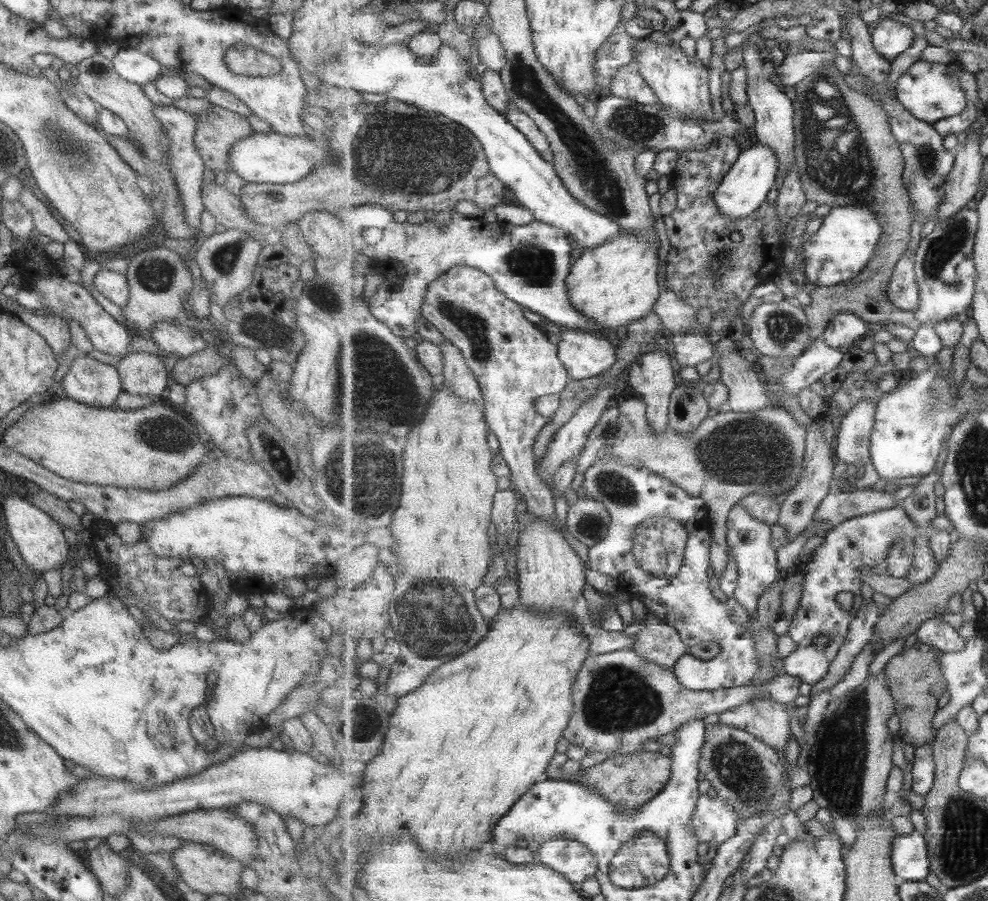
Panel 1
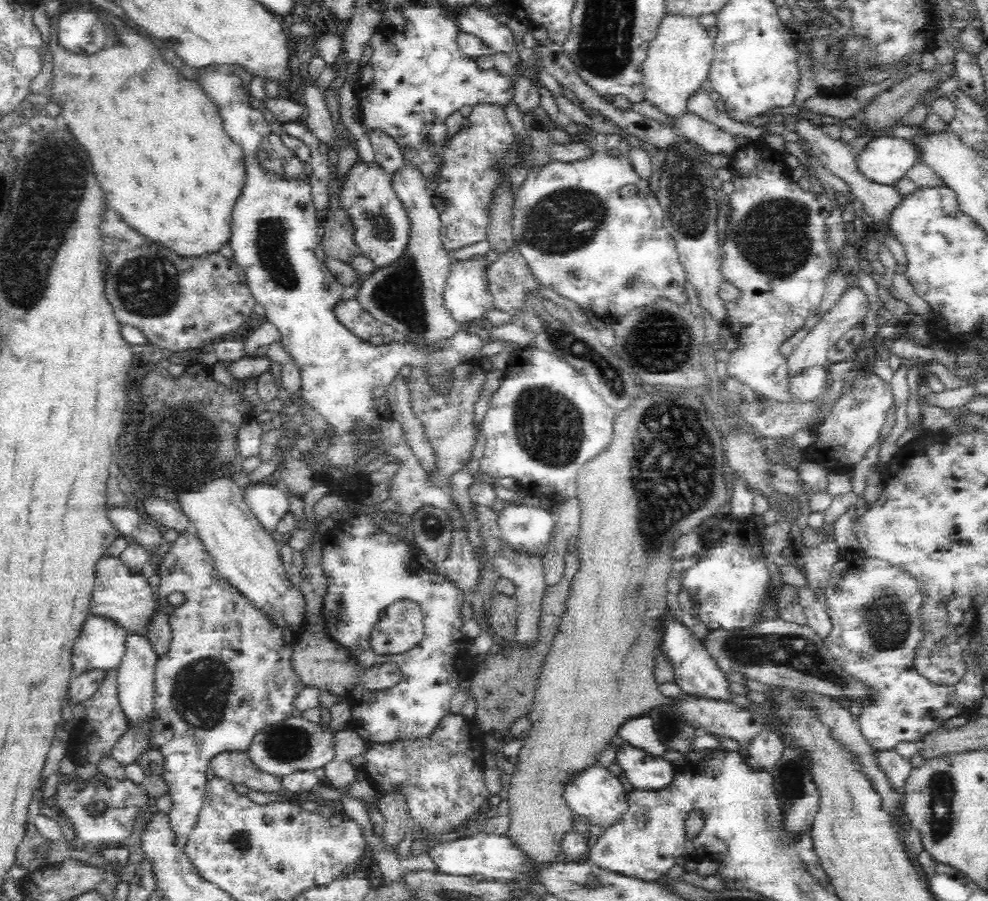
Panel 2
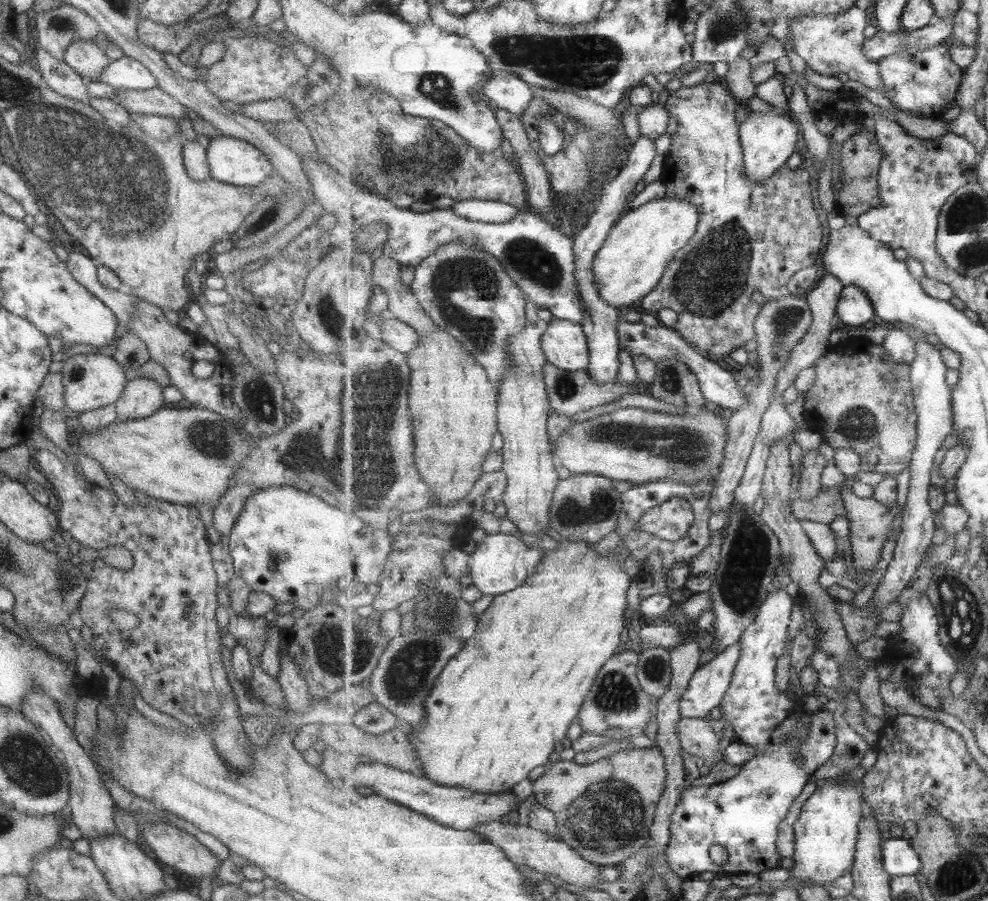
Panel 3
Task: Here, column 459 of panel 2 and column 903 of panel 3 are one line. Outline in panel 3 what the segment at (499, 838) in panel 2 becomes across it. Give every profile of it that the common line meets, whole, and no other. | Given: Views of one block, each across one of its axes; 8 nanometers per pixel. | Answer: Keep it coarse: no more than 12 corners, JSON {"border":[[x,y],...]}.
{"border":[[909,840],[884,842],[885,870],[895,876],[922,870]]}

